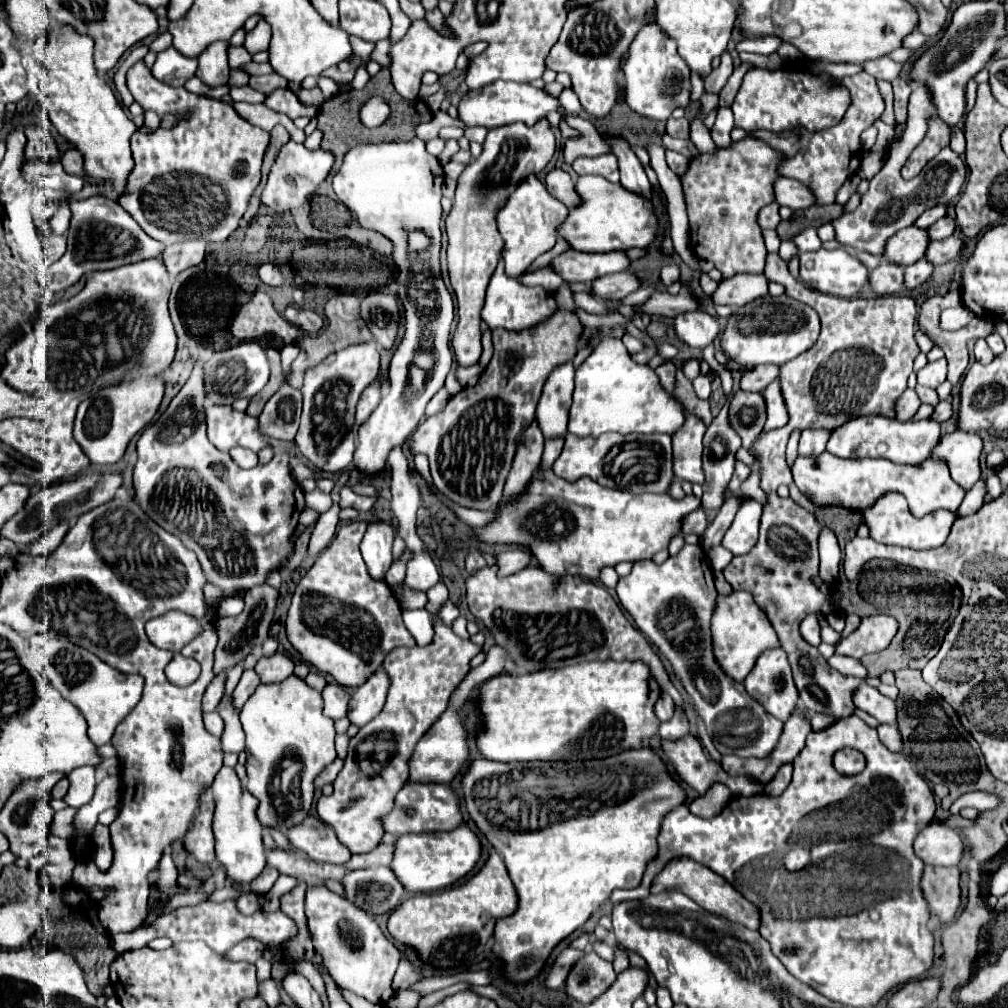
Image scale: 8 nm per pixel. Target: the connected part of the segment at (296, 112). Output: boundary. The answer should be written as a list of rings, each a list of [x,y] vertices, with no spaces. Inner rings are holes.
[[[285,87],[285,89],[275,89],[265,97],[265,105],[277,113],[285,113],[287,117],[295,120],[299,117],[313,118],[317,115],[316,106],[308,106],[297,99],[297,95]]]

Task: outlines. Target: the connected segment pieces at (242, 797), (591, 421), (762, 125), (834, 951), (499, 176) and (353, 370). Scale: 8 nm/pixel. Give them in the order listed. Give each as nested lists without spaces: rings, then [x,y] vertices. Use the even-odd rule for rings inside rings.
[[[221,767],[217,777],[213,779],[211,793],[215,799],[215,819],[213,819],[213,833],[215,833],[215,851],[221,865],[227,869],[227,875],[237,881],[249,883],[255,879],[265,867],[265,849],[261,841],[261,823],[257,821],[257,799],[245,791],[241,785],[235,769]]]
[[[605,337],[581,369],[575,371],[573,407],[569,415],[569,433],[577,437],[599,437],[603,433],[667,433],[673,435],[685,423],[683,405],[661,385],[653,369],[631,361],[621,339]]]
[[[754,68],[749,70],[739,87],[739,93],[731,105],[735,113],[735,125],[751,131],[751,129],[769,129],[769,131],[783,131],[795,125],[803,125],[809,131],[821,131],[831,125],[837,125],[851,99],[847,89],[843,87],[829,87],[827,75],[809,75],[805,71],[767,71]]]
[[[851,715],[835,721],[831,727],[823,731],[809,733],[805,747],[793,761],[793,779],[779,797],[771,797],[765,793],[763,795],[759,793],[757,797],[733,795],[725,805],[725,809],[711,819],[701,819],[693,815],[685,805],[679,805],[677,809],[669,811],[663,817],[659,831],[659,853],[657,857],[653,857],[653,861],[649,861],[641,885],[635,889],[617,889],[611,893],[609,901],[611,905],[615,905],[623,899],[647,897],[653,877],[675,855],[687,855],[699,861],[701,865],[725,877],[733,887],[735,887],[735,873],[753,859],[761,859],[757,861],[757,873],[743,873],[751,875],[745,885],[751,885],[753,891],[751,889],[739,889],[739,891],[747,899],[751,899],[761,911],[759,933],[769,941],[773,955],[783,965],[787,965],[789,973],[805,981],[809,987],[817,989],[821,995],[851,1007],[865,1007],[865,1005],[873,1007],[891,989],[925,973],[933,961],[933,933],[927,929],[929,911],[919,889],[923,863],[913,853],[913,839],[923,827],[927,827],[927,823],[933,819],[933,813],[935,813],[933,793],[927,787],[925,779],[915,771],[915,767],[901,753],[889,751],[879,741],[875,729],[871,729],[859,717]],[[843,747],[853,747],[865,755],[867,769],[863,773],[847,777],[835,771],[833,755]],[[855,787],[865,787],[869,795],[875,797],[867,799],[865,805],[869,807],[871,813],[873,809],[877,809],[875,811],[877,825],[847,827],[847,829],[821,827],[819,815],[827,811],[831,803],[849,797],[851,791],[855,791]],[[801,819],[803,819],[803,833],[795,835],[795,841],[791,843],[791,835],[795,833]],[[873,835],[875,843],[871,845],[869,839]],[[777,855],[781,855],[783,863],[779,861]]]
[[[547,119],[537,121],[537,125],[503,125],[491,129],[483,141],[483,151],[477,159],[473,159],[467,169],[461,173],[453,209],[445,219],[449,247],[449,277],[457,295],[459,309],[459,325],[453,335],[453,351],[455,359],[461,367],[471,367],[479,361],[481,355],[481,309],[485,299],[485,287],[499,263],[503,239],[497,233],[495,215],[505,205],[509,195],[517,189],[517,185],[533,173],[543,171],[549,159],[555,153],[555,137],[551,133],[551,125]]]
[[[375,341],[351,345],[343,351],[331,353],[323,363],[305,373],[303,393],[303,413],[301,425],[295,437],[299,451],[321,471],[341,473],[353,461],[353,437],[351,427],[355,419],[355,405],[361,391],[377,379],[379,373],[379,351]]]

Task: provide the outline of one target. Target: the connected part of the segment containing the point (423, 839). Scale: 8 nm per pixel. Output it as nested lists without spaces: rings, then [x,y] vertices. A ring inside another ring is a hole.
[[[461,825],[453,831],[445,833],[423,833],[423,835],[401,835],[395,841],[393,861],[389,869],[393,869],[395,877],[405,885],[405,891],[409,893],[431,893],[445,889],[465,877],[481,855],[481,843],[479,837],[467,827]]]

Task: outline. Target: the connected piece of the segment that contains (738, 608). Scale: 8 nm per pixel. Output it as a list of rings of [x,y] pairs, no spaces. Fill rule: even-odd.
[[[733,591],[729,595],[717,597],[717,609],[711,617],[711,633],[713,633],[713,655],[717,657],[717,663],[721,665],[723,673],[727,677],[733,677],[735,681],[743,681],[751,667],[755,665],[755,659],[771,647],[779,647],[777,635],[767,619],[765,613],[755,605],[751,593],[747,591]]]

